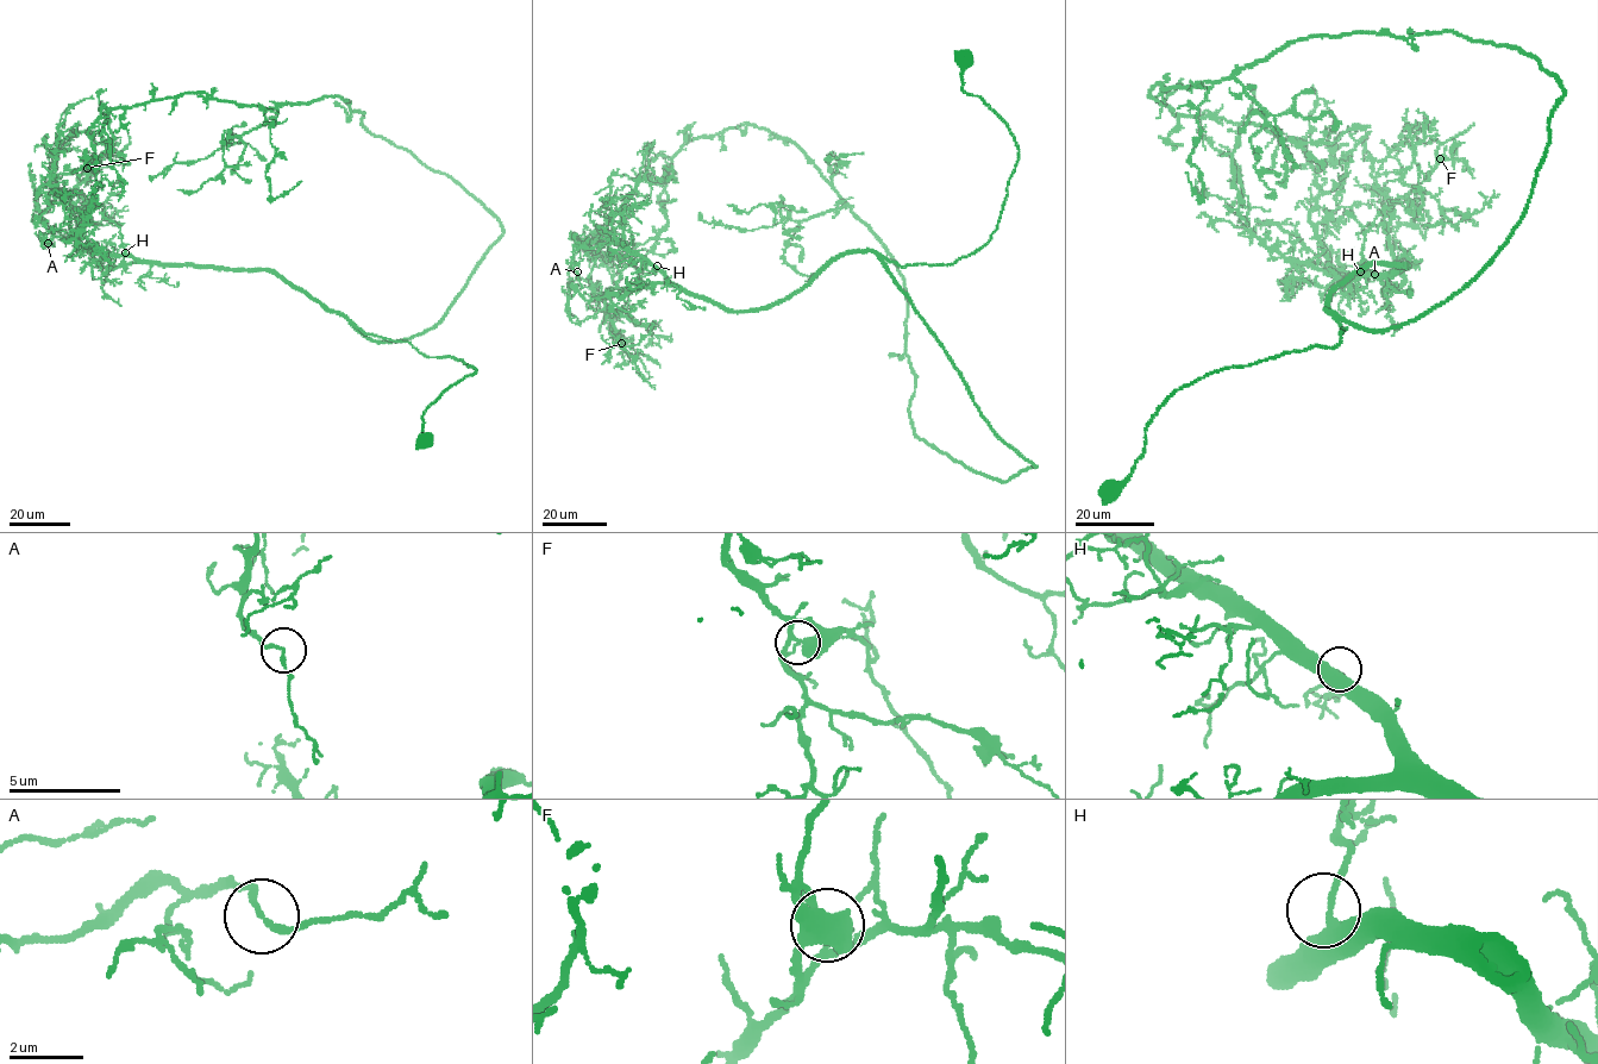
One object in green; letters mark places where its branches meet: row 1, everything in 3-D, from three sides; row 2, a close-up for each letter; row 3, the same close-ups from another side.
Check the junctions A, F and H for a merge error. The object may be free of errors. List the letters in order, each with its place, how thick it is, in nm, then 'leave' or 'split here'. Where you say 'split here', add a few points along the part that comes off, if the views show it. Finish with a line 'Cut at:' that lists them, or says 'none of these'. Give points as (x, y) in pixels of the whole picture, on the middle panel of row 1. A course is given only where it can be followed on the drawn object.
A: place (577, 271); calibre 140 nm; split here; course (577, 271), (578, 276), (631, 254), (631, 238), (609, 205), (637, 154), (652, 143), (650, 148)
F: place (621, 343); calibre 360 nm; leave
H: place (657, 266); calibre 360 nm; leave
Cut at: A

